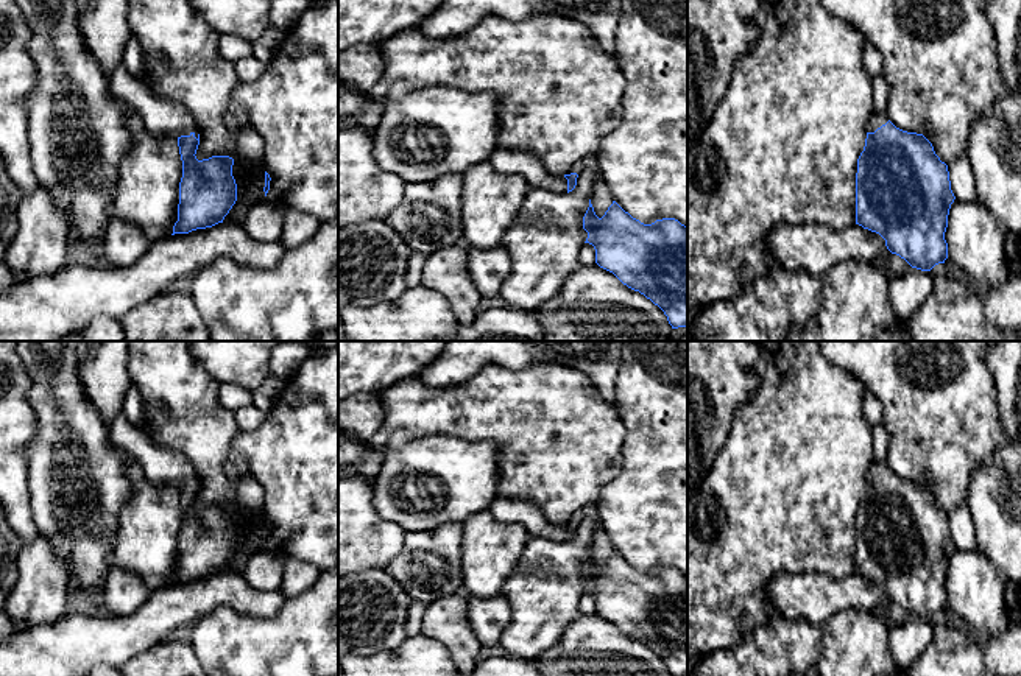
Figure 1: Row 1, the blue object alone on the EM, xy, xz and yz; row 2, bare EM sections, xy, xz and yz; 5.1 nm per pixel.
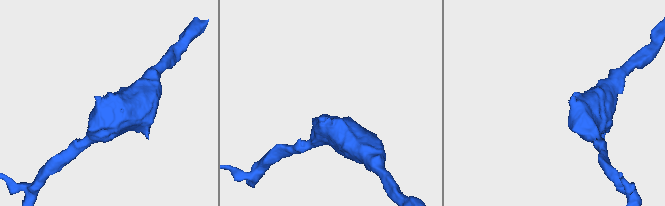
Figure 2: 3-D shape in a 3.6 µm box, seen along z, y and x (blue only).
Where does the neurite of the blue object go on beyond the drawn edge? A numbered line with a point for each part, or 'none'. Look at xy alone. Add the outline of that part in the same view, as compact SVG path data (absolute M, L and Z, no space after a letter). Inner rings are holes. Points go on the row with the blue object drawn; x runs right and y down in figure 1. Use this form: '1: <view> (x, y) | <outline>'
1: xy (161, 116) | M123 64L111 76L111 89L139 111L153 134L181 137L193 132L198 139L200 129L190 112L179 103L157 98Z

